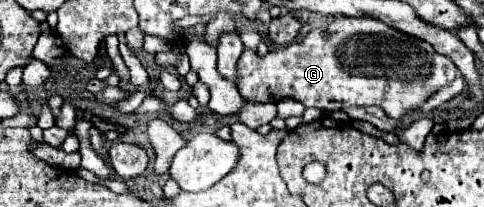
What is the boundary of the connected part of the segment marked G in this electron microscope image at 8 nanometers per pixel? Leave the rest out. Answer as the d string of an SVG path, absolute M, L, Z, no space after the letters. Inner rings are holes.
M339 17L325 29L309 31L305 37L301 37L301 43L297 41L287 47L269 49L263 57L257 57L257 51L253 49L245 49L237 63L237 89L247 101L277 103L291 97L301 101L305 107L317 107L327 113L351 105L379 105L391 119L401 119L407 111L419 109L425 99L439 91L439 87L453 83L455 77L457 69L451 59L435 53L435 49L431 49L431 45L427 45L425 41L407 37L405 33L383 25L381 21L371 21L371 17Z

